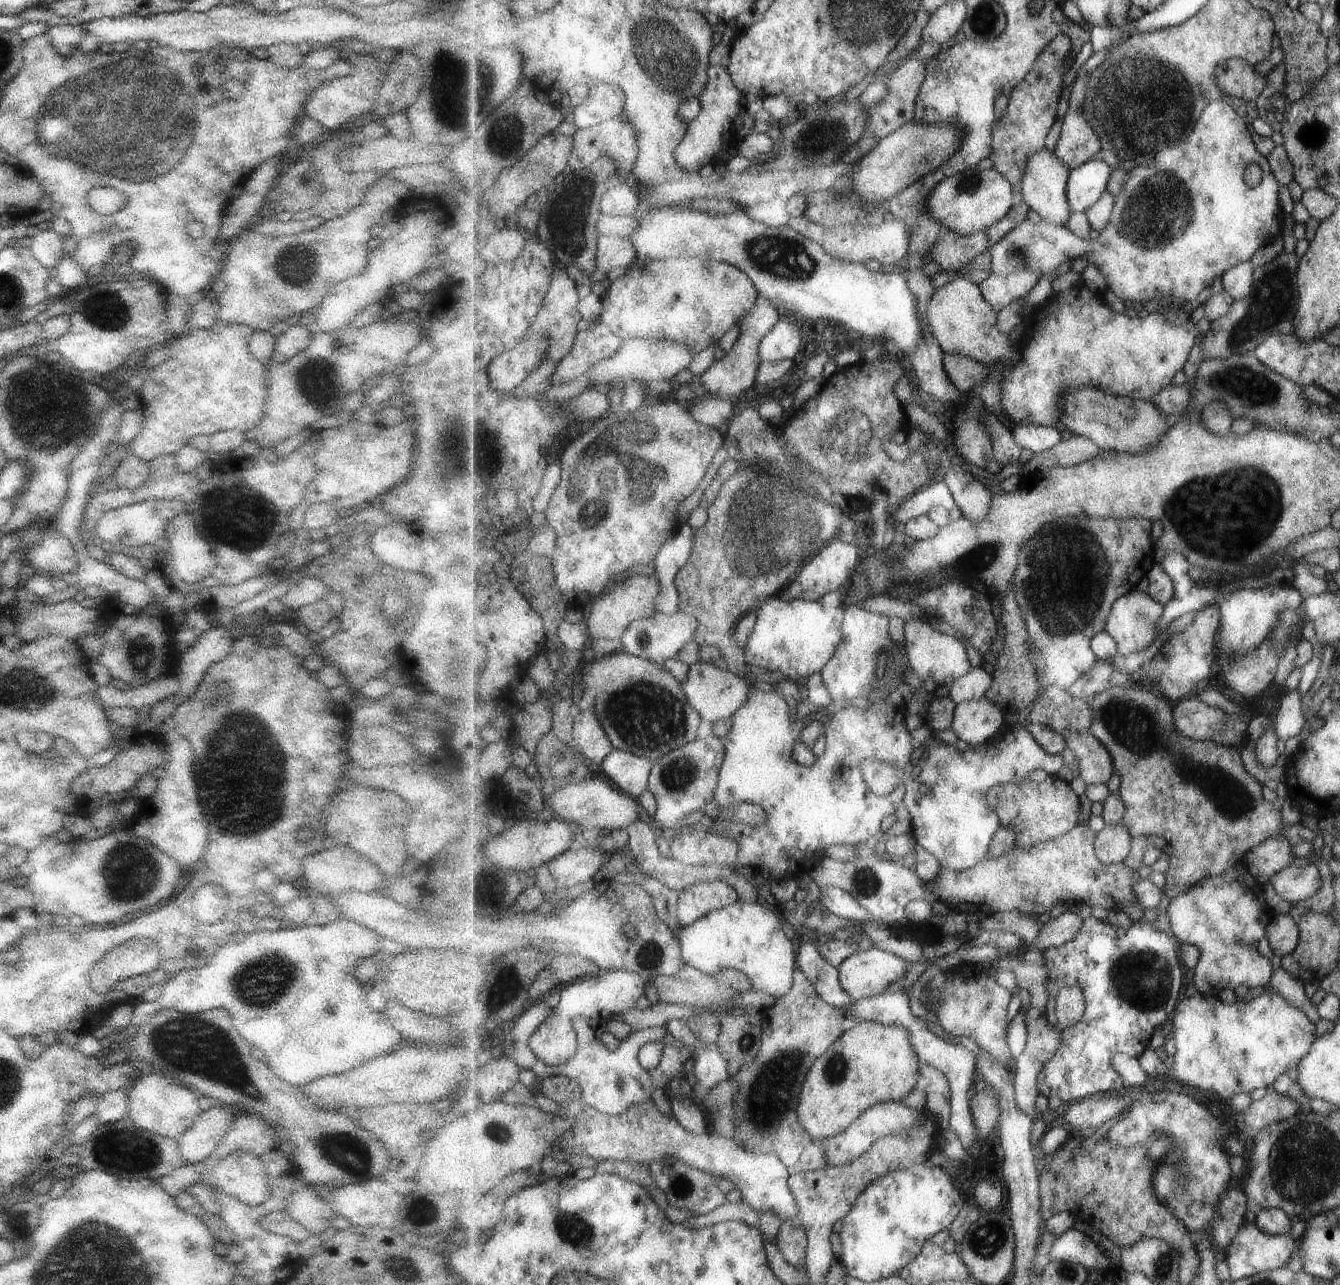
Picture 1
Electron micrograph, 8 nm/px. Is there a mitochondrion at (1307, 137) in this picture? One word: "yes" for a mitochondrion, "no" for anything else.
yes

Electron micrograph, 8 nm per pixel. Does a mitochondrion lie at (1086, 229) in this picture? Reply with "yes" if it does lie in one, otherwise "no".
no

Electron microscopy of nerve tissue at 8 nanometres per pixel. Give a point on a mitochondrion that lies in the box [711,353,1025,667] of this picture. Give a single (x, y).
(755, 523)

